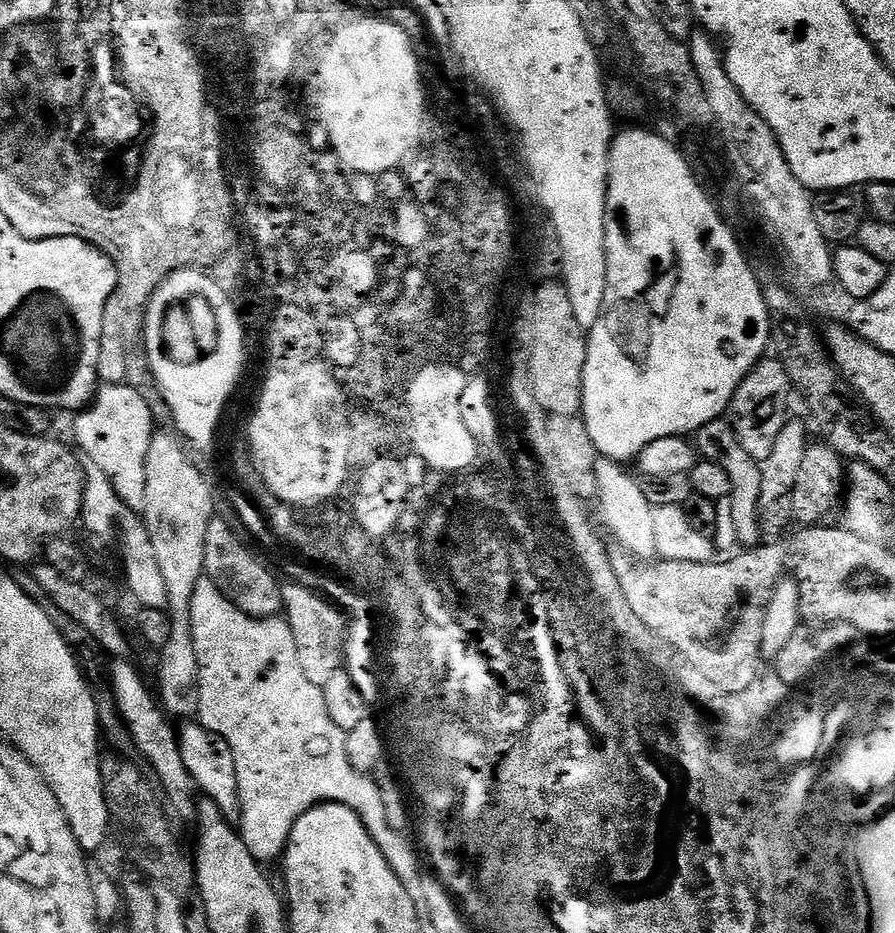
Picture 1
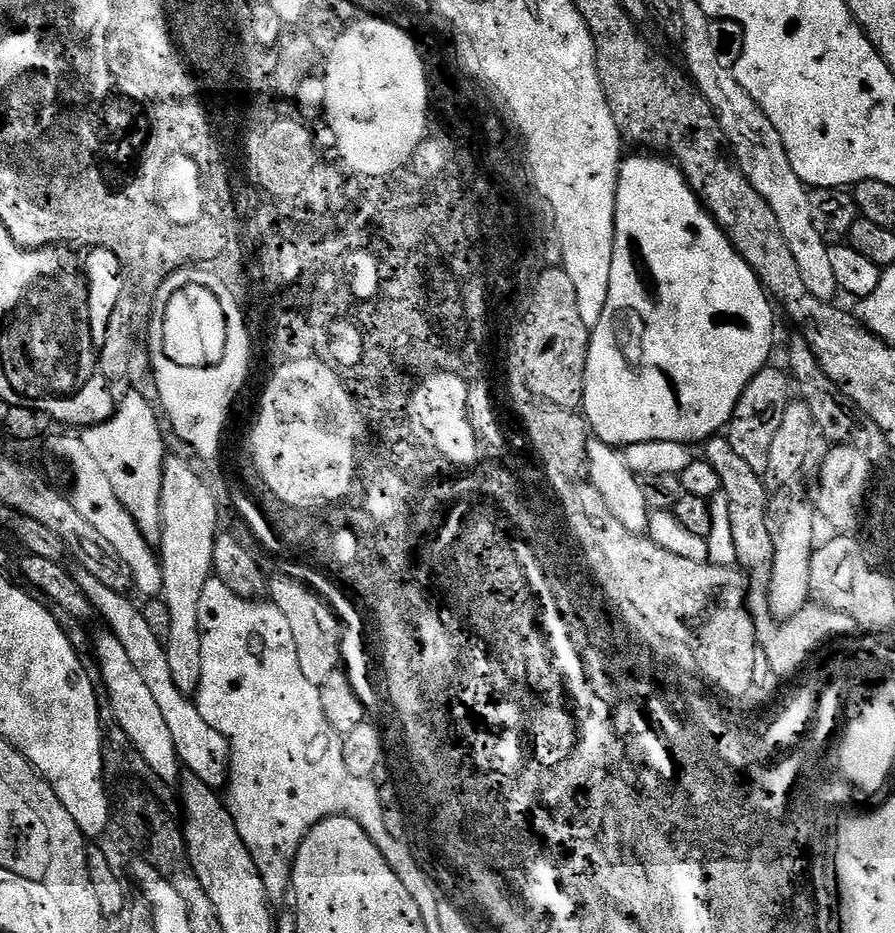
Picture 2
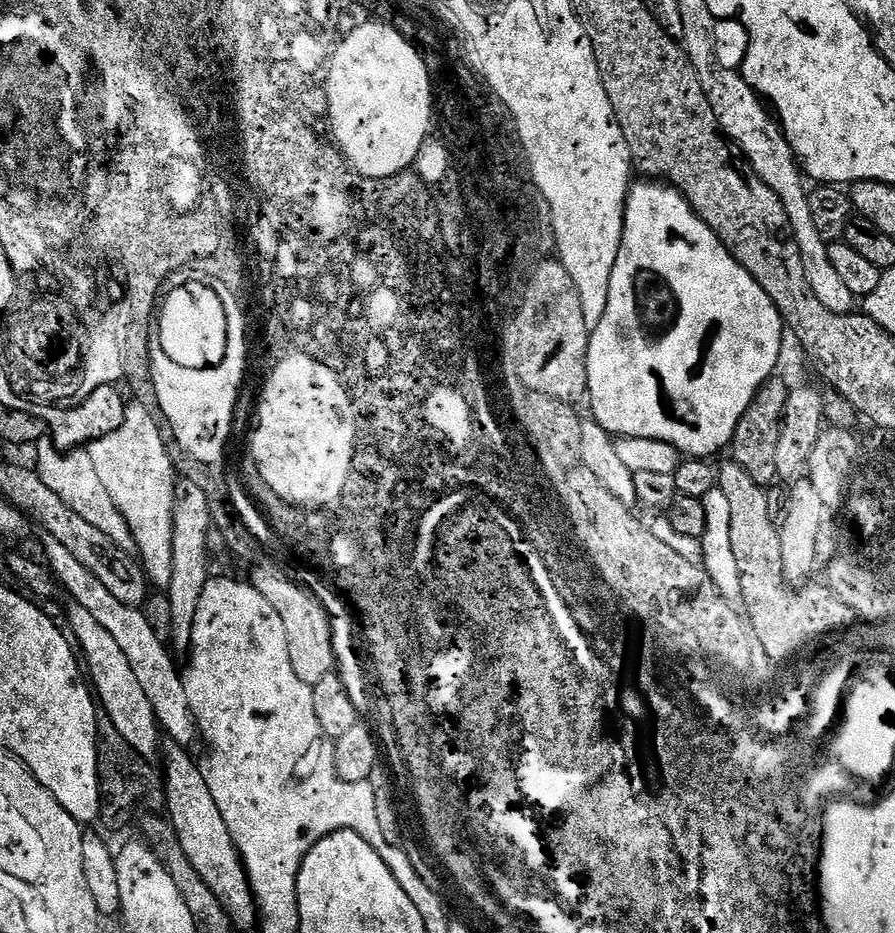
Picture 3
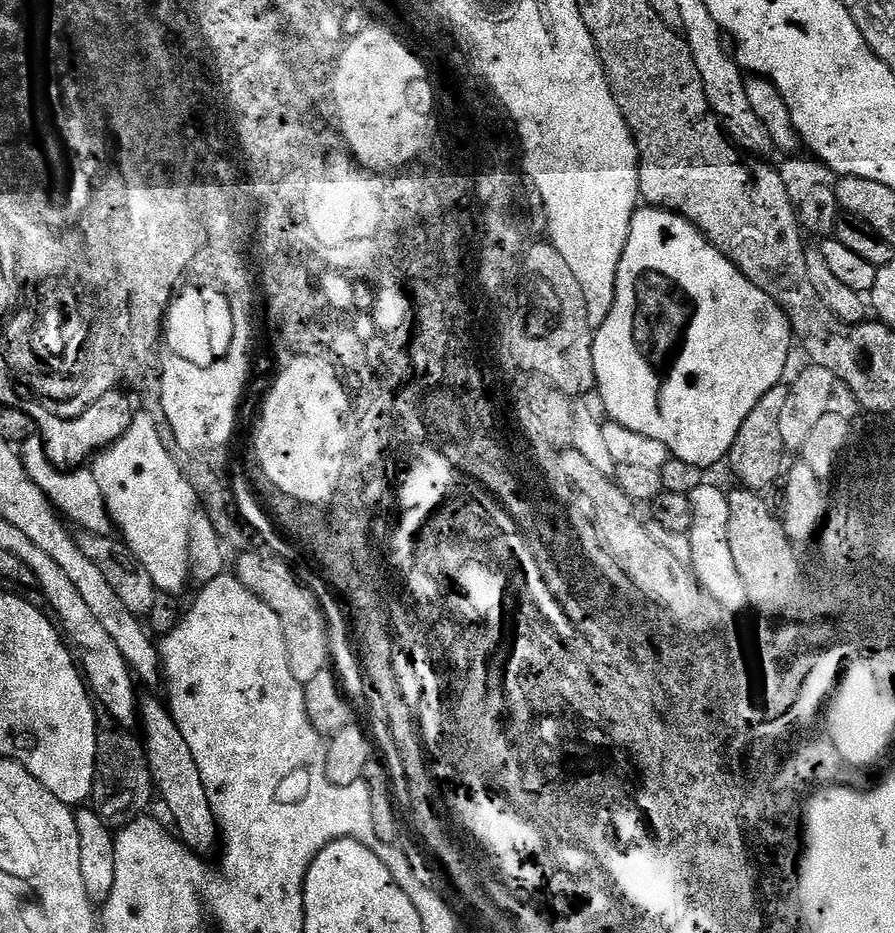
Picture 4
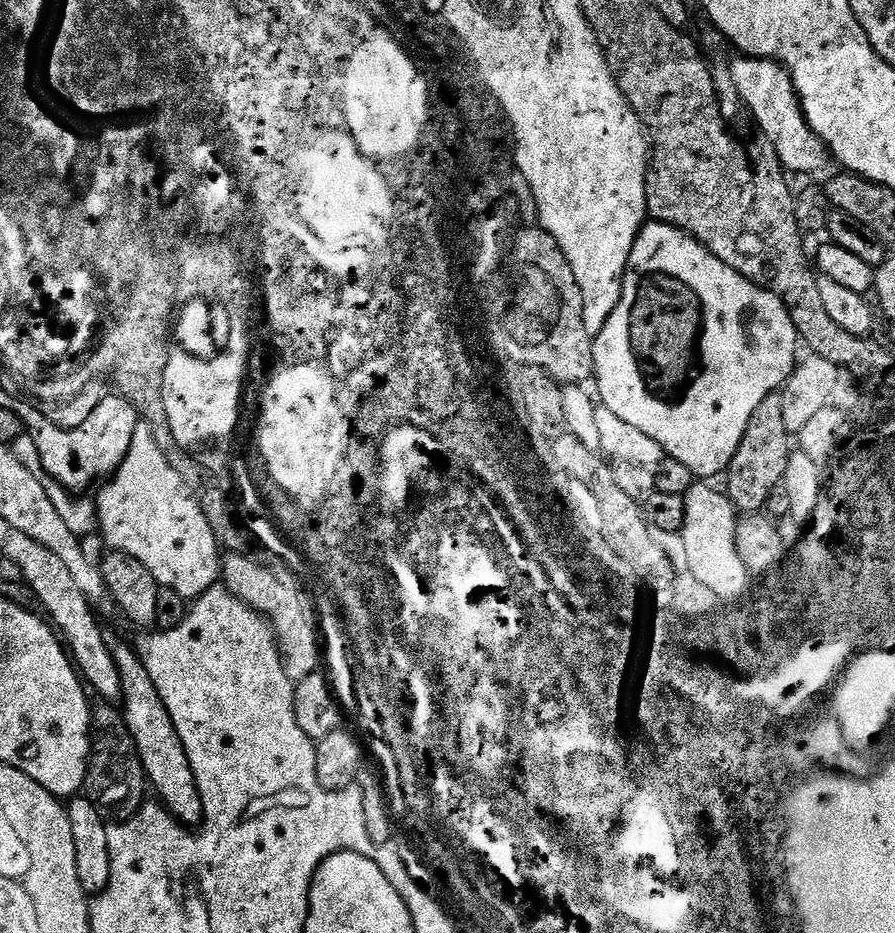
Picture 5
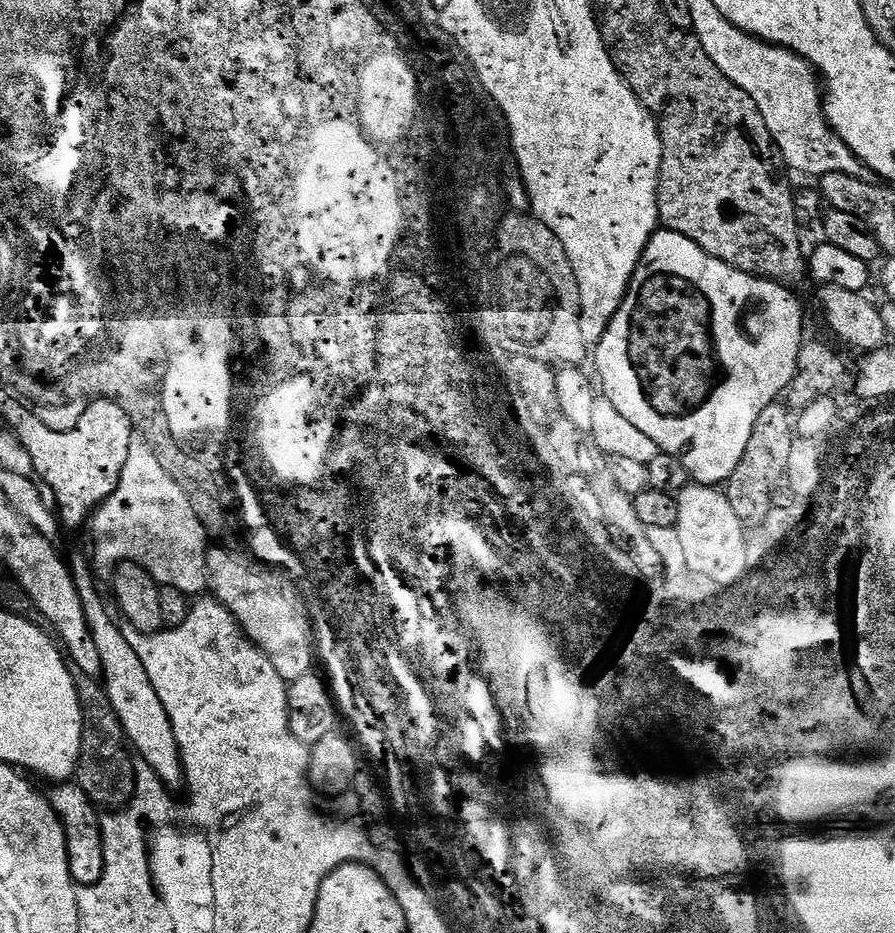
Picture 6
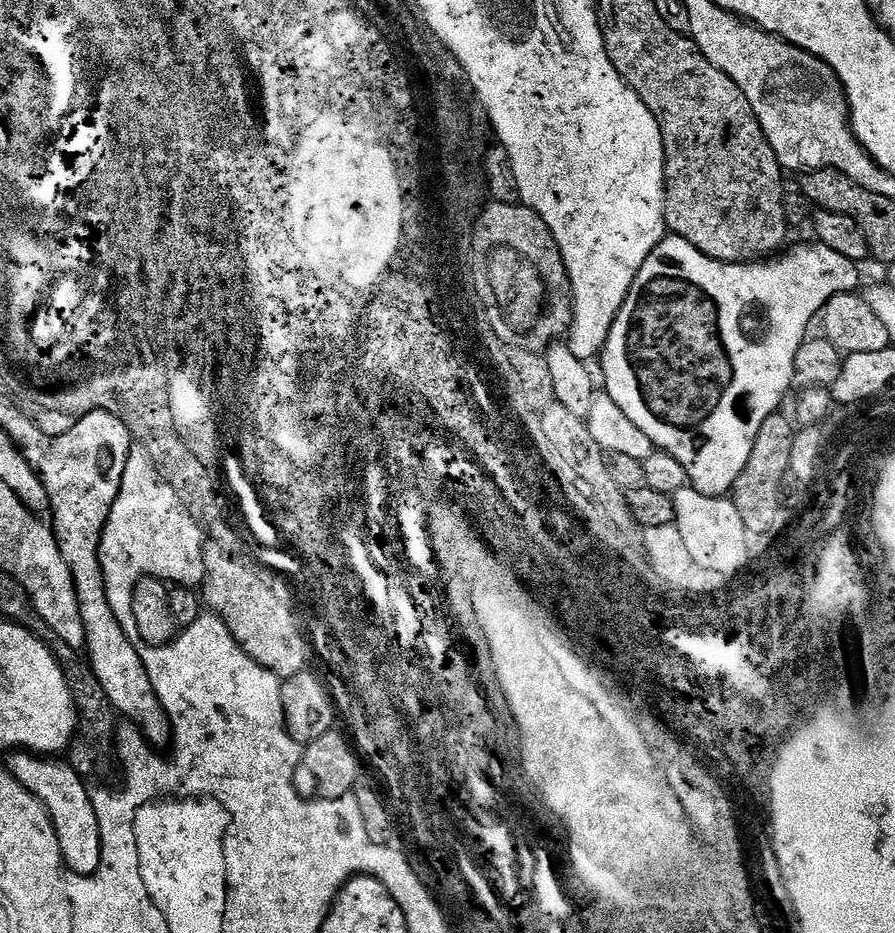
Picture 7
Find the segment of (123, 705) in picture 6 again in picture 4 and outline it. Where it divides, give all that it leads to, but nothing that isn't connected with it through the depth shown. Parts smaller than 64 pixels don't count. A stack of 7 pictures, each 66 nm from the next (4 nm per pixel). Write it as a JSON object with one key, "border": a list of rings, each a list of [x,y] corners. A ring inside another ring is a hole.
{"border":[[[155,695],[141,699],[138,704],[138,728],[144,731],[142,743],[148,759],[148,769],[152,775],[155,791],[164,799],[176,828],[180,831],[179,839],[185,848],[193,854],[204,854],[218,844],[216,819],[210,810],[210,798],[206,798],[206,786],[202,786],[202,774],[198,774],[198,762],[182,738],[182,730],[174,722],[167,703],[155,700]]]}

